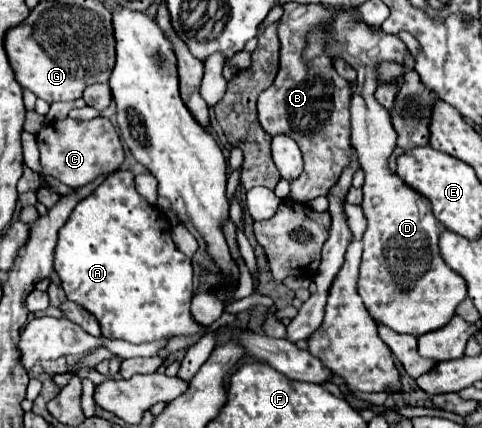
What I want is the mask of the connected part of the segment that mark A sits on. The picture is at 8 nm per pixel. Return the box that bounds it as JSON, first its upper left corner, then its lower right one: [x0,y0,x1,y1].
[55,170,207,344]

